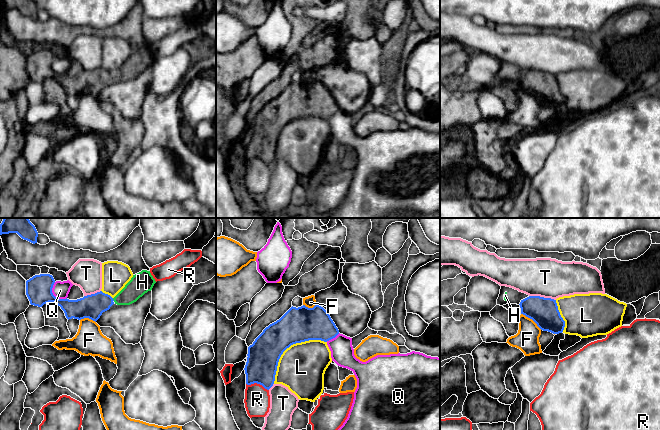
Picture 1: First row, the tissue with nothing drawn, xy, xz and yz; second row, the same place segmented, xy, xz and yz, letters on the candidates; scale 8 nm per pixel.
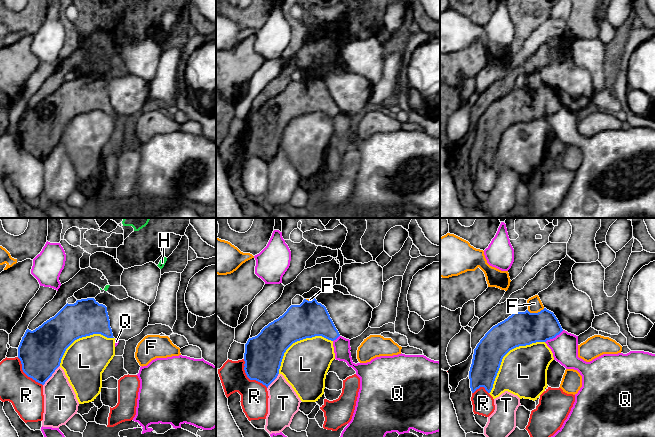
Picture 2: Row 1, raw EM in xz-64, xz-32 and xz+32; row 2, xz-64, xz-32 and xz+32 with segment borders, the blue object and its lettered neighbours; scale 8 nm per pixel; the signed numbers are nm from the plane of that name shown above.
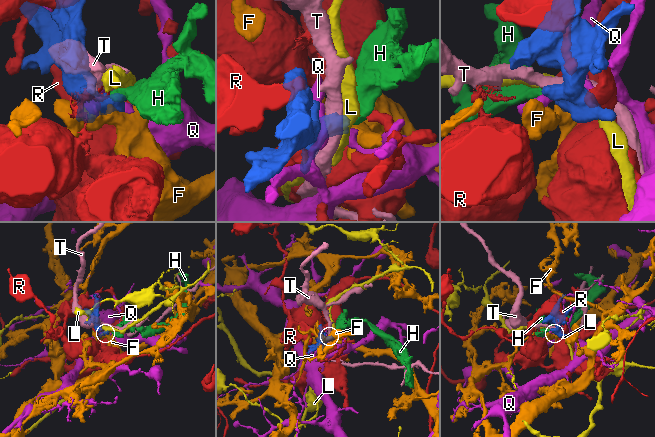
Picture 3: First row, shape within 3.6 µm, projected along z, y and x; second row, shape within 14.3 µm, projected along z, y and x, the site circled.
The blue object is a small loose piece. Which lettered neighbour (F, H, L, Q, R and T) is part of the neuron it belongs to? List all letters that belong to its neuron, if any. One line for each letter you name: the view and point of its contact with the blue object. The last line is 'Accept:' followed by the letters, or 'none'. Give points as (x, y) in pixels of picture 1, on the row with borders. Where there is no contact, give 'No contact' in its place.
H: Touches blue at xy (112, 299)
Accept: H

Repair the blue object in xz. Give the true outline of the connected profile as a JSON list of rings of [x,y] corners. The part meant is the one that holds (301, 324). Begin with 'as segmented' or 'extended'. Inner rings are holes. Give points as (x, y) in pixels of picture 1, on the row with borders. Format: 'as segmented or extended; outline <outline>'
as segmented; outline [[[320,305],[313,308],[292,306],[248,347],[244,368],[246,384],[257,383],[269,390],[275,381],[279,359],[287,348],[309,340],[327,342],[338,334],[335,323]]]

